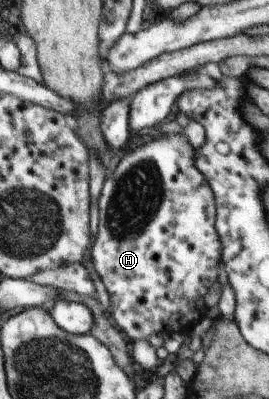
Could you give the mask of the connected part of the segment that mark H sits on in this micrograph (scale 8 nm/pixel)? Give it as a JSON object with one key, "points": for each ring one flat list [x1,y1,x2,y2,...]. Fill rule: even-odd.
{"points":[[171,133,153,138,150,142,146,141,141,146,135,148,131,152,127,152,113,172,109,172,103,181,101,191,98,196,98,226,97,232,93,238,92,249,89,250,89,256,94,270,101,280,108,297,108,311,111,314,117,328,119,328,129,341,141,340,147,338,149,334,159,332,175,331,175,328,181,328,183,324,189,322,197,322,203,316,203,302,201,298,205,298,205,294,209,292,209,286,215,282,217,278,217,270,219,270,219,238,217,232,213,228,213,196,211,196,211,188,208,182,205,182,205,176,196,168,196,152,189,144,187,138,181,133]]}

